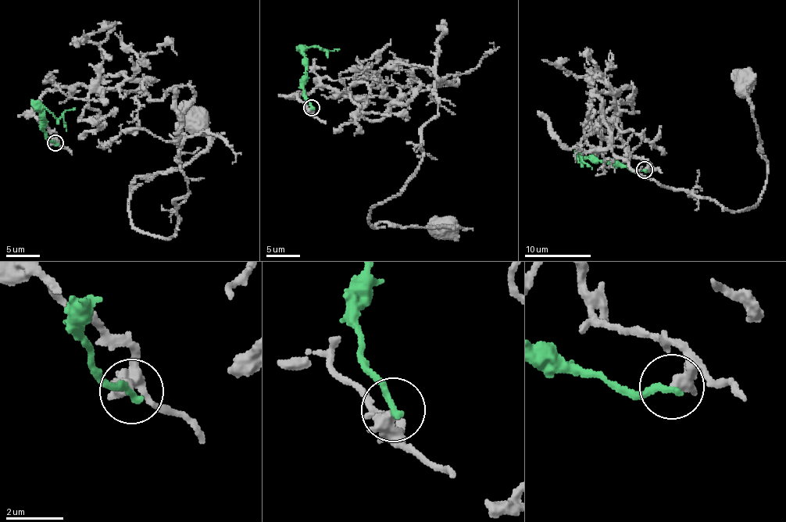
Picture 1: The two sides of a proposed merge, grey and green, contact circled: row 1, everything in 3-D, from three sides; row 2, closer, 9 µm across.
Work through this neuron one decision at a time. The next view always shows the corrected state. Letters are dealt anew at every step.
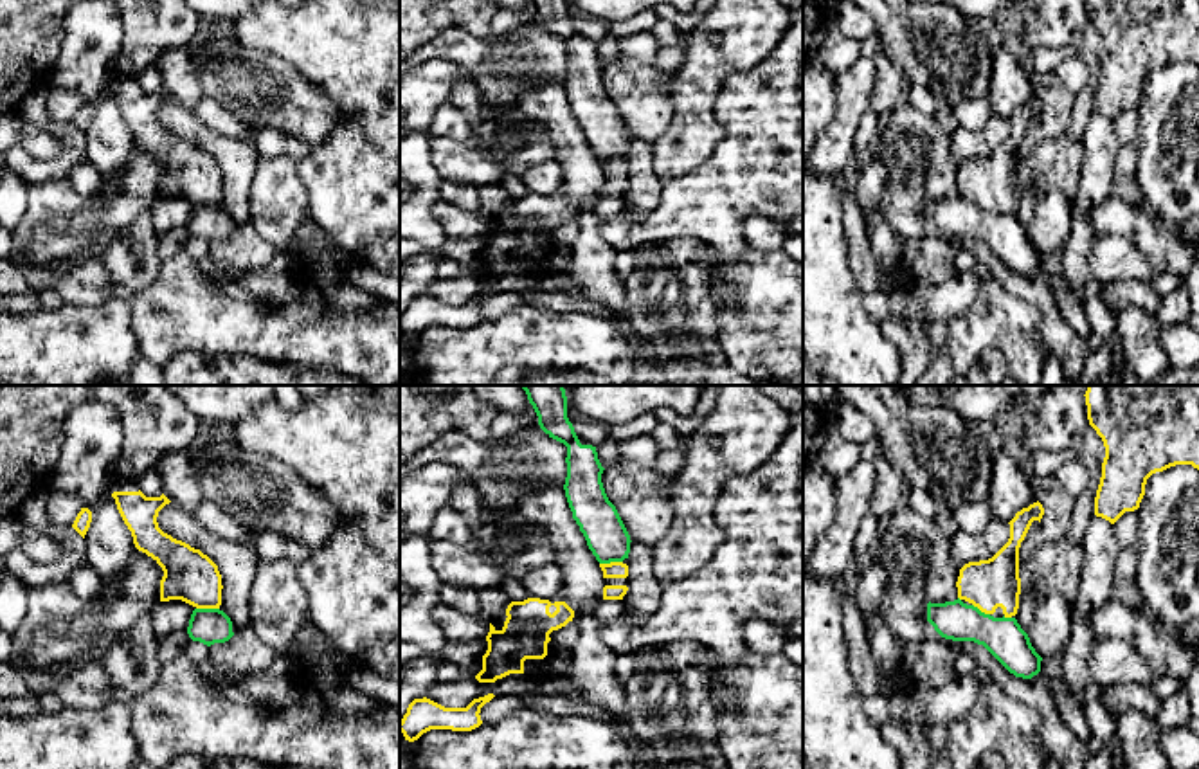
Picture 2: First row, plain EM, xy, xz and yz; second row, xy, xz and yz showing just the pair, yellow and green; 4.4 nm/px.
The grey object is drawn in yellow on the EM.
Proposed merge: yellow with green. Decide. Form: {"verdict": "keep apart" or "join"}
{"verdict": "keep apart"}

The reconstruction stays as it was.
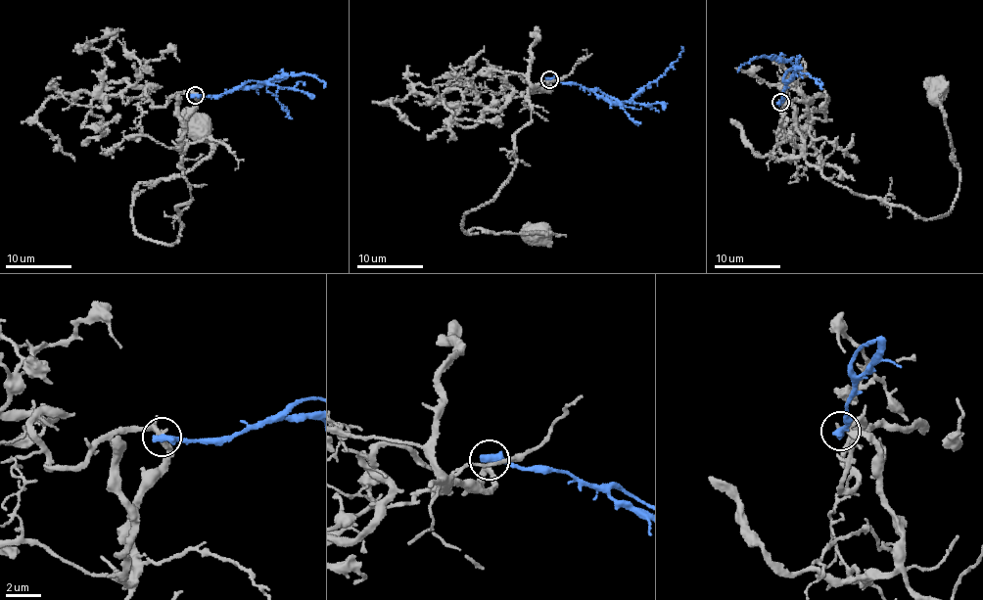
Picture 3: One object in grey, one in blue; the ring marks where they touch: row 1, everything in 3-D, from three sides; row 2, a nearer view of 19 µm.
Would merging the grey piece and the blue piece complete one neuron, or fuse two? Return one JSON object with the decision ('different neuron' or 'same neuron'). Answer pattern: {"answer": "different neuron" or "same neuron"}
{"answer": "different neuron"}

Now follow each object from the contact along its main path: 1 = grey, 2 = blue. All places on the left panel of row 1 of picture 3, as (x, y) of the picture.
1: (194, 95), (183, 226), (167, 246), (144, 238), (132, 194), (208, 156), (198, 123)
2: (194, 95), (221, 95), (304, 72), (324, 82), (324, 88)

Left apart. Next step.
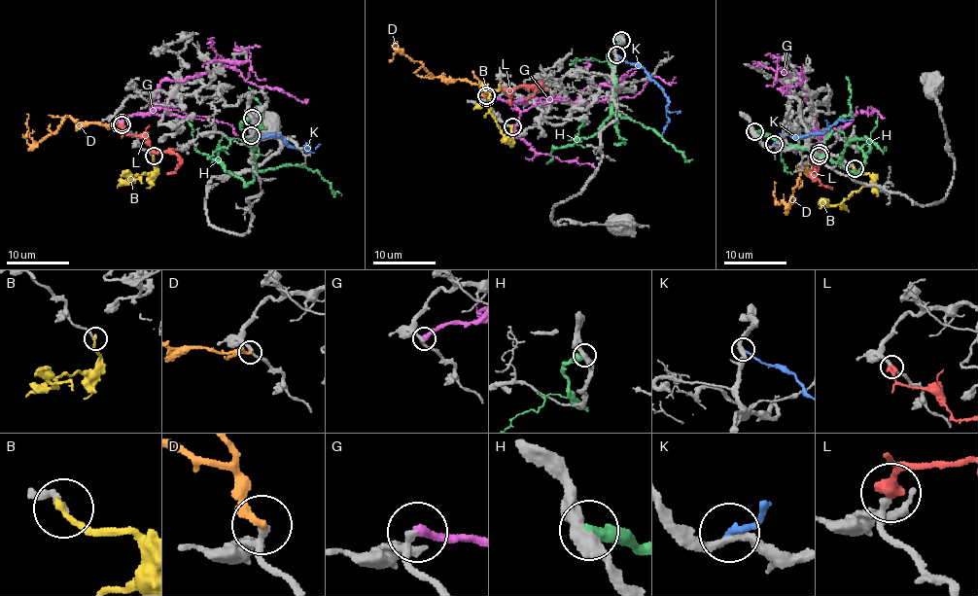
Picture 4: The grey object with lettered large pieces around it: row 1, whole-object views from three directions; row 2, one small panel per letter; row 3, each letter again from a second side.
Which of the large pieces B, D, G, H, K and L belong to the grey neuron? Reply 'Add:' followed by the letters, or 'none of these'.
Add: L

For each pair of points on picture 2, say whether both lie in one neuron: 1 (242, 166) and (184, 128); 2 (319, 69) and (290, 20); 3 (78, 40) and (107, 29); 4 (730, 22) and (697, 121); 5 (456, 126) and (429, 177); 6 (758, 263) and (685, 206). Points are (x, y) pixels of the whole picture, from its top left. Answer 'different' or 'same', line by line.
1: same
2: same
3: same
4: same
5: different
6: different

